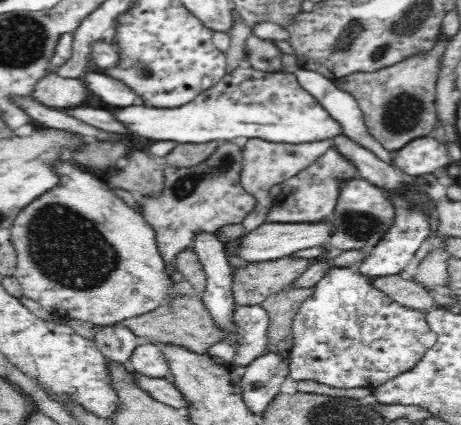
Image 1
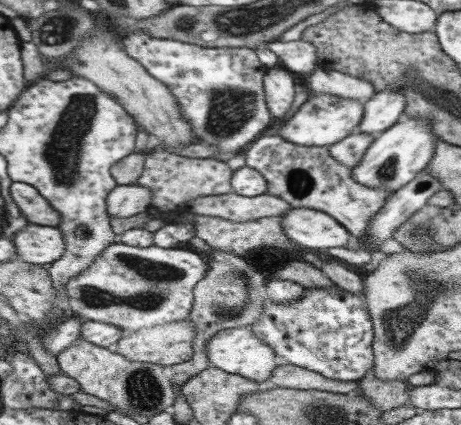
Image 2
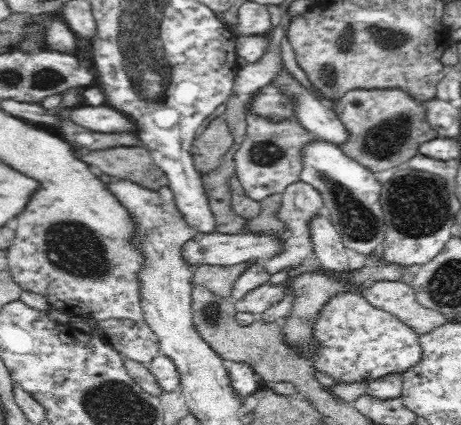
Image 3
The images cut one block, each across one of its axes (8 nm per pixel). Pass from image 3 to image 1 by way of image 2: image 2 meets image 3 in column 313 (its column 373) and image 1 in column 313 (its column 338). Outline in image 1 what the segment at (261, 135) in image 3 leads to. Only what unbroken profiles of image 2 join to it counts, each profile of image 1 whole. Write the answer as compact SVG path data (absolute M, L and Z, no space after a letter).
M250 138L246 145L243 148L243 162L241 165L240 172L240 183L241 185L250 193L252 196L255 196L256 201L256 210L248 216L241 223L243 227L248 231L258 228L261 224L266 223L266 216L269 212L269 209L273 206L272 196L275 193L276 189L286 180L296 176L302 172L302 170L308 169L312 164L316 163L316 160L320 156L324 156L328 150L332 148L331 139L324 140L315 140L315 142L304 142L299 144L289 144L289 143L278 143L278 142L267 142L267 140L262 140L260 138Z

